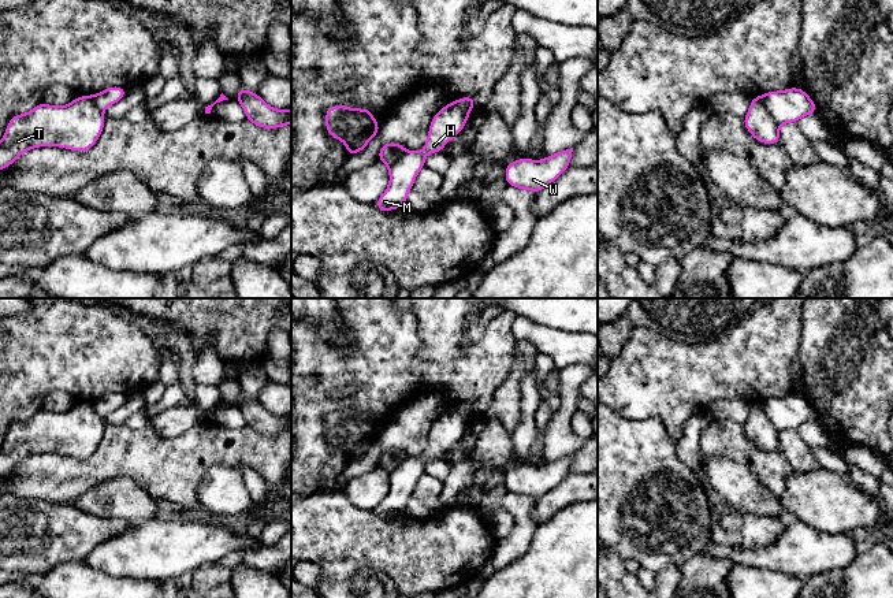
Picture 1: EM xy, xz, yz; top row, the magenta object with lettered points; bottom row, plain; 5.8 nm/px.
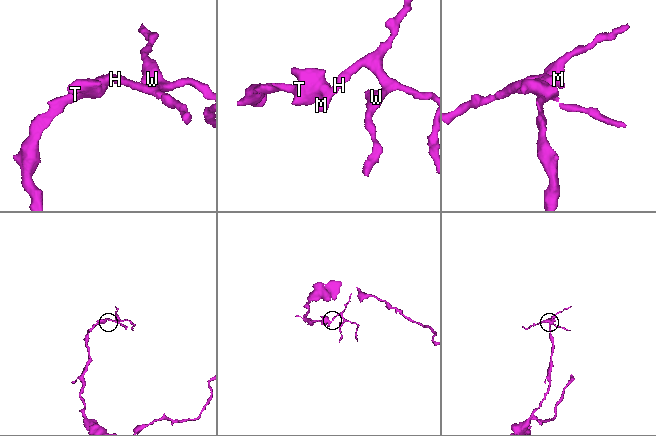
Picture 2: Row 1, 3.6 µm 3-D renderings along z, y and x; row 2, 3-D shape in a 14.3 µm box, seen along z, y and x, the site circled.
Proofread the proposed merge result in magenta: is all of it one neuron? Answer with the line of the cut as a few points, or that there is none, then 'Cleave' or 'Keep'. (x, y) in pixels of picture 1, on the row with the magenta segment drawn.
Split along yz (759, 96), (778, 126). Cleave

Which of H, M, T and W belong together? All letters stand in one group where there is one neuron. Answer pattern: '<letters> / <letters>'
H M W / T

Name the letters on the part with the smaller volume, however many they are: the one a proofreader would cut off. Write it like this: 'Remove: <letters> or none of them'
Remove: H, M, W

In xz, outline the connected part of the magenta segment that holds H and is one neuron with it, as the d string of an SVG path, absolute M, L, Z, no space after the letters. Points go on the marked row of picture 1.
M465 96L449 103L435 114L424 148L418 152L406 152L388 167L390 183L375 203L380 212L405 207L417 174L425 167L425 156L442 152L444 145L462 131L470 109L476 105L479 103L472 96Z

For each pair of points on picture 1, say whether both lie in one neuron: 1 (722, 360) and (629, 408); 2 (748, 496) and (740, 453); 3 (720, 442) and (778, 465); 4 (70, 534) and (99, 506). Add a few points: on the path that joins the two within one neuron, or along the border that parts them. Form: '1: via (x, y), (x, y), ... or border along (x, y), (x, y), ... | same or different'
1: via (699, 374), (684, 379), (658, 379), (652, 385) | same
2: border along (710, 456), (722, 456), (741, 461), (763, 485) | different
3: via (735, 445), (763, 463) | same
4: border along (71, 502), (92, 515), (114, 516), (122, 520) | different

